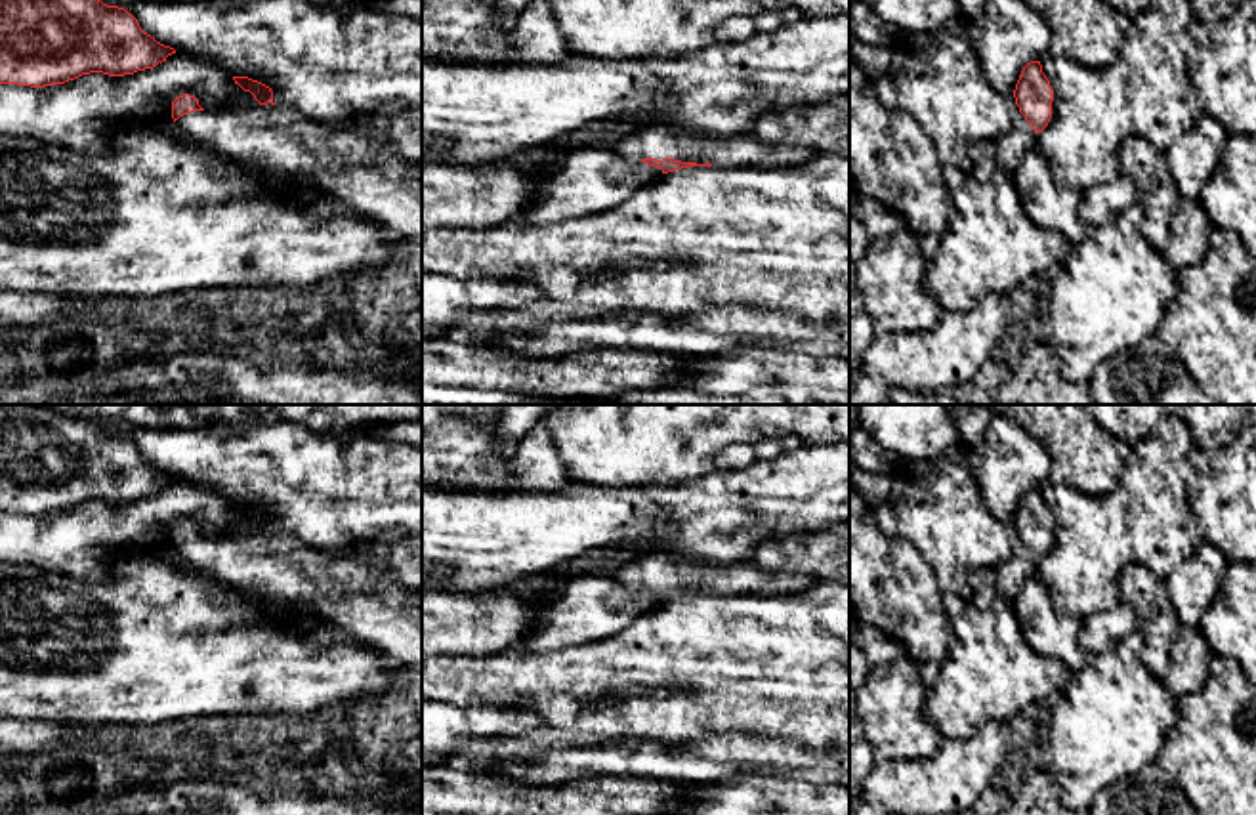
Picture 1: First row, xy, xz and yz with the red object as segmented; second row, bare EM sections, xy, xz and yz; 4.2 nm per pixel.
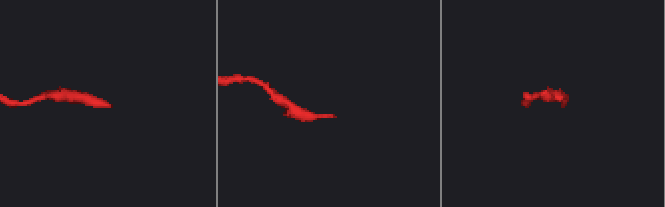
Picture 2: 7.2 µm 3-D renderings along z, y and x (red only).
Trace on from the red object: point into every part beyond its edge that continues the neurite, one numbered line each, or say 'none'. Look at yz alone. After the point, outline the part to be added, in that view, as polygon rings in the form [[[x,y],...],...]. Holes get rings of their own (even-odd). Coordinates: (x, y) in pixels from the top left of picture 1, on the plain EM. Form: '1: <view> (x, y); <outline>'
1: yz (1012, 573); [[[1019,540],[1012,548],[1012,555],[996,569],[996,592],[1002,599],[1015,601],[1023,584],[1036,576],[1036,561],[1025,544]]]

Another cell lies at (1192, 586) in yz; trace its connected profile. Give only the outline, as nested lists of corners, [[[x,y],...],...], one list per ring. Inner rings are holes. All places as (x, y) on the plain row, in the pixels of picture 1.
[[[1191,554],[1168,576],[1166,588],[1183,626],[1199,628],[1203,615],[1218,594],[1220,576]]]

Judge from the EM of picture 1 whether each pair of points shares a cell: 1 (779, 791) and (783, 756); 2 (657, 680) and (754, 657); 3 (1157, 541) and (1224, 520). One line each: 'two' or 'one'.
1: two
2: one
3: two

